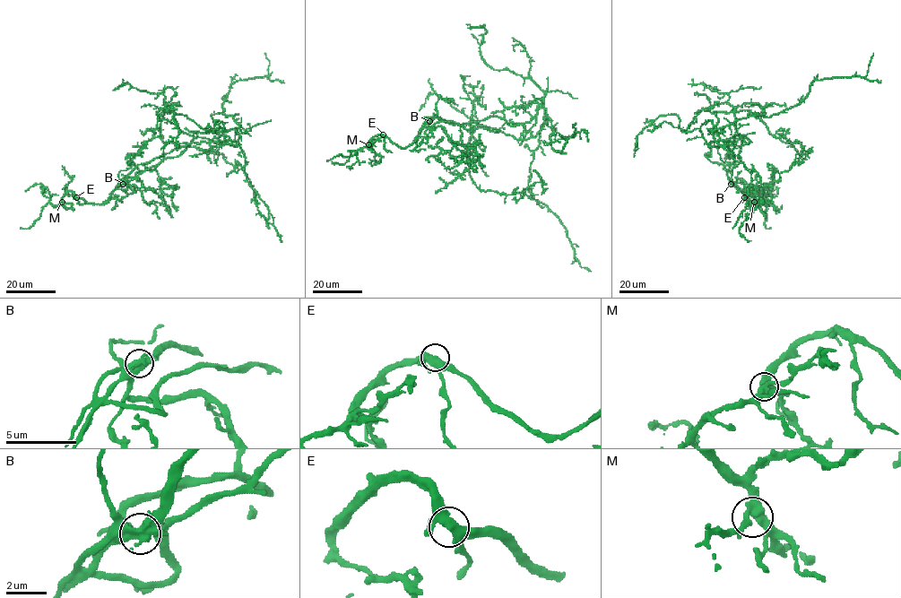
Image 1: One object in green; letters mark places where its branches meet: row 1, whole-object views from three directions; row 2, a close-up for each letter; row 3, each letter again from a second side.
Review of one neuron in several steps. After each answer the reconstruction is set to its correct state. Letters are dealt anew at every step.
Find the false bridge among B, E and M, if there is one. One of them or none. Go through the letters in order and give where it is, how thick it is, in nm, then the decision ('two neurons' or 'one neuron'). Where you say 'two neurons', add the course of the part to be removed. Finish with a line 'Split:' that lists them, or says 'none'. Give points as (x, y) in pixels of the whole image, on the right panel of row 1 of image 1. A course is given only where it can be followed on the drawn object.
B: at (731, 184); 440 nm thick; two neurons; foreign part runs (731, 184), (739, 188), (731, 170), (749, 140), (709, 146), (676, 115), (646, 126), (634, 156)
E: at (744, 197); 400 nm thick; one neuron
M: at (754, 202); 400 nm thick; one neuron
Split: B

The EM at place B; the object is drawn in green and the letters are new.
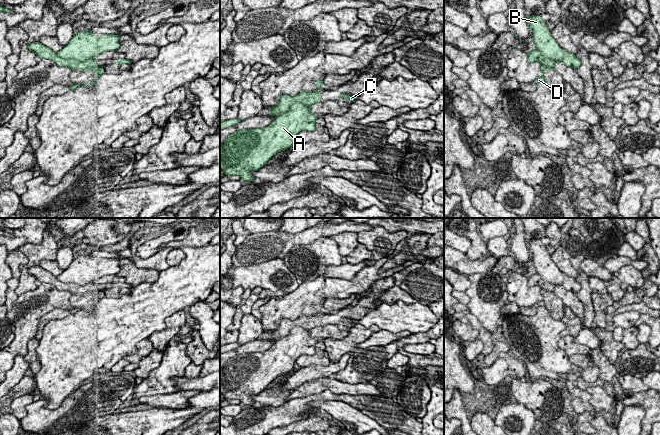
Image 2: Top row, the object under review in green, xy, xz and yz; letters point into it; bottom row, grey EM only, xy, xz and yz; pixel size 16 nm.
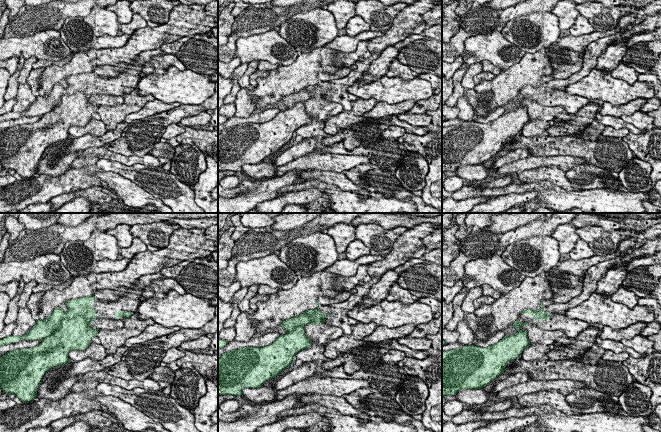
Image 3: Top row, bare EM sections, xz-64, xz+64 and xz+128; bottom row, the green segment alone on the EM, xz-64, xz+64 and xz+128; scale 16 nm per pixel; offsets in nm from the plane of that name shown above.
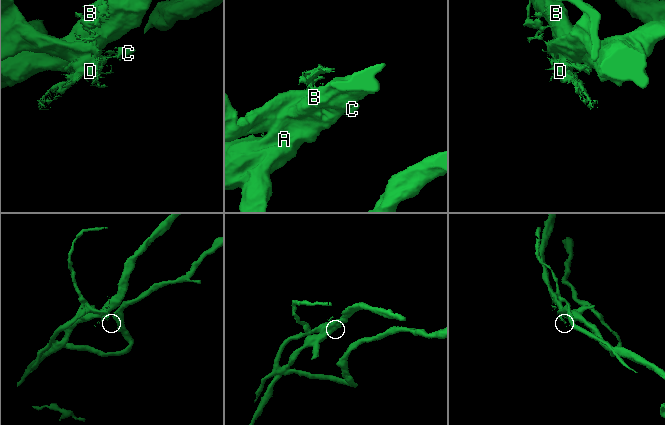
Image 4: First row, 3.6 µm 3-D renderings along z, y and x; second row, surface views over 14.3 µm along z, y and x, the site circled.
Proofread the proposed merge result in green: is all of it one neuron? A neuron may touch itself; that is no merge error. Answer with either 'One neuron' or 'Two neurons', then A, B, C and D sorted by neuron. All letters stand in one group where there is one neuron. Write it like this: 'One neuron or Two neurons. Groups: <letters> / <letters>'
Two neurons. Groups: A B C / D

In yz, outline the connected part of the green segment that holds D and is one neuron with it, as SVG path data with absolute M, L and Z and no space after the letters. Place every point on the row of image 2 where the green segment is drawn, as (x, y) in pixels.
M537 49L527 54L527 60L530 63L540 62L542 64L541 66L542 75L539 76L537 79L535 79L537 81L537 88L539 87L539 84L541 82L545 82L547 86L549 87L549 81L546 80L543 75L545 74L547 70L554 70L554 66L556 62L552 59L548 59L542 56L540 51Z

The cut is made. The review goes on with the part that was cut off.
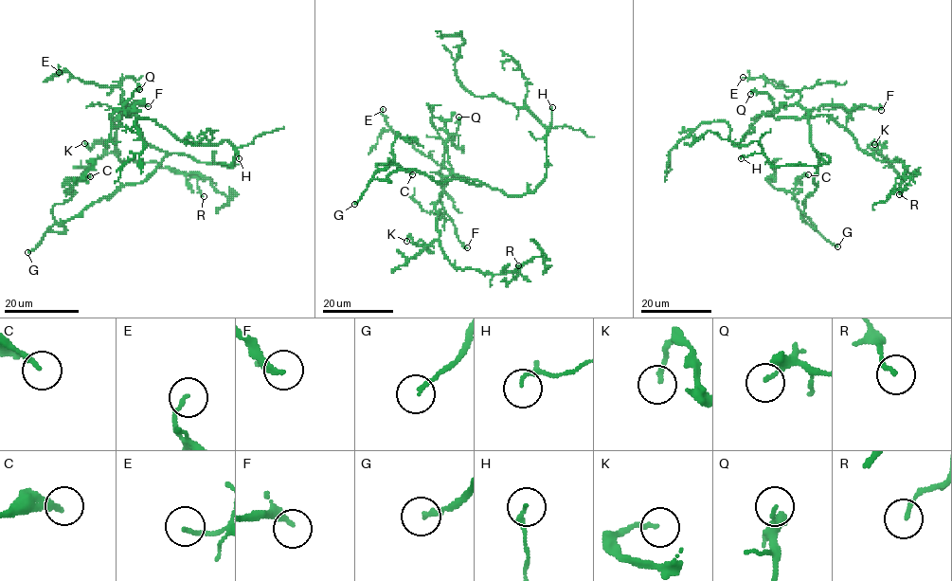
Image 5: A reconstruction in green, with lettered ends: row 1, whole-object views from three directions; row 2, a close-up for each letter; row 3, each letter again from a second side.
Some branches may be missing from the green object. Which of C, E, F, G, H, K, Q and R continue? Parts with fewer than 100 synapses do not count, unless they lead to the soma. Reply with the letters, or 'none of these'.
G

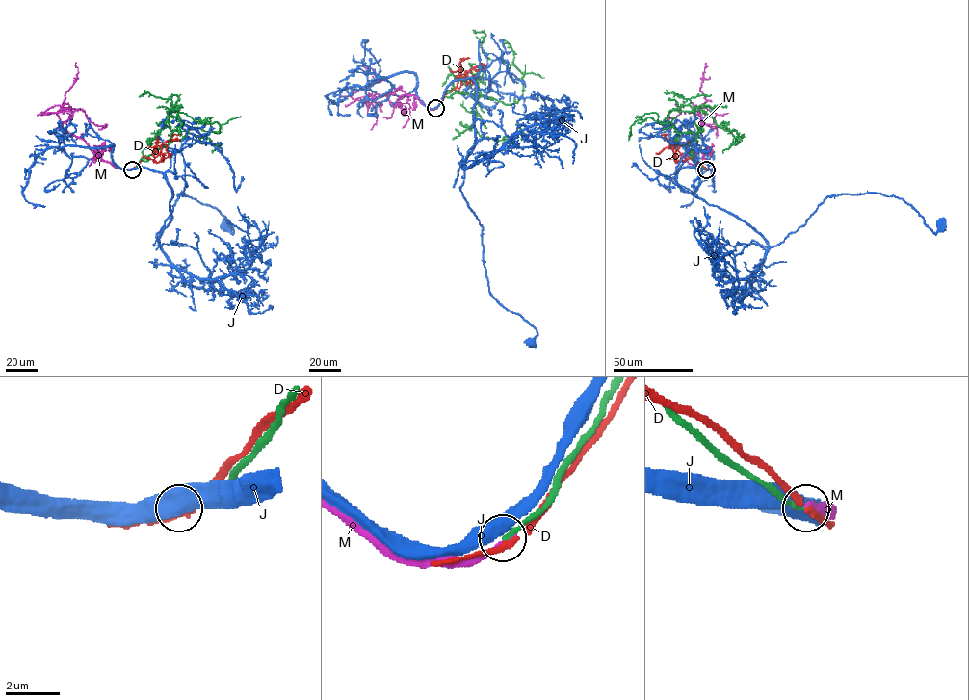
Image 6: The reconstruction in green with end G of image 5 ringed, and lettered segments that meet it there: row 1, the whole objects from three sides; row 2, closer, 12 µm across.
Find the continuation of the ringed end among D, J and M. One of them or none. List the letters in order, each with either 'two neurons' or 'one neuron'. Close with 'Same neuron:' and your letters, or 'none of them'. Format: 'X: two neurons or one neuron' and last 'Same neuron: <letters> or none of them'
D: two neurons
J: two neurons
M: two neurons
Same neuron: none of them

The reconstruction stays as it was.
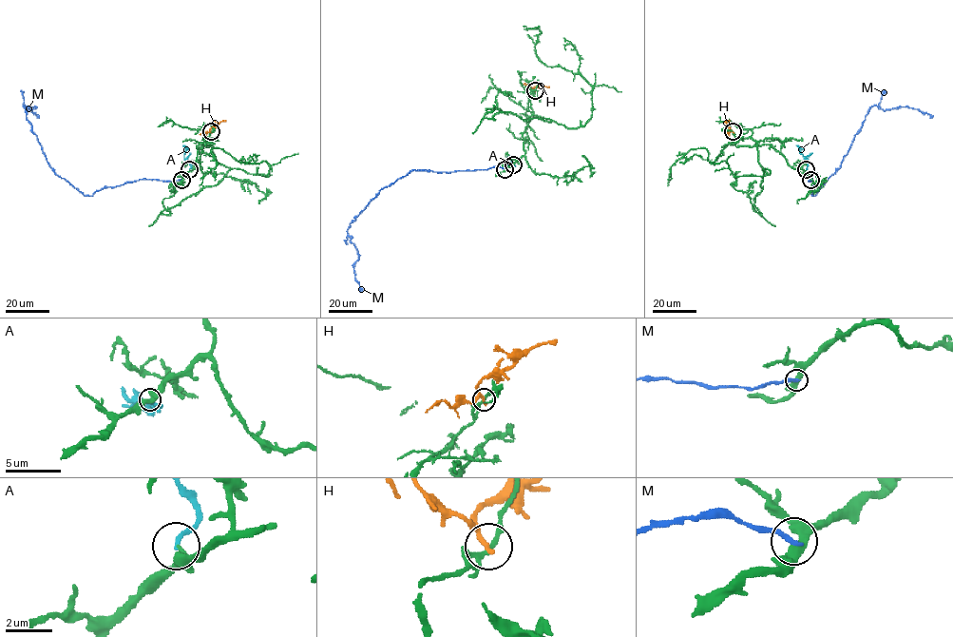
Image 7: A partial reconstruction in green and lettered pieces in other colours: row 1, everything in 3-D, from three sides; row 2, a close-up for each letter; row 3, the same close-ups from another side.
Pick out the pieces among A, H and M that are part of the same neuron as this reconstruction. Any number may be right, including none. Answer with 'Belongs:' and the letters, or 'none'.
Belongs: A

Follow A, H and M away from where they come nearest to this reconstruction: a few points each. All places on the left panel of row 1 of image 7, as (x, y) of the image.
A: (189, 169), (191, 165), (184, 159), (186, 147), (182, 145)
H: (211, 131), (211, 127), (225, 120)
M: (181, 180), (141, 179), (85, 195), (50, 166), (24, 106), (28, 111), (35, 107), (30, 108), (38, 117)

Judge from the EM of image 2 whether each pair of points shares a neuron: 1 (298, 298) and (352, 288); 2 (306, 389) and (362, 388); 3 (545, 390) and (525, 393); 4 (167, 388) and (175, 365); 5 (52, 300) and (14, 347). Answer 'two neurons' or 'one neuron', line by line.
1: one neuron
2: one neuron
3: one neuron
4: one neuron
5: one neuron

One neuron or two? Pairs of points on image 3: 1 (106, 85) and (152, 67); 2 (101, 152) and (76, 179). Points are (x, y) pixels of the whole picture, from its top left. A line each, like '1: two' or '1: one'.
1: two
2: two

